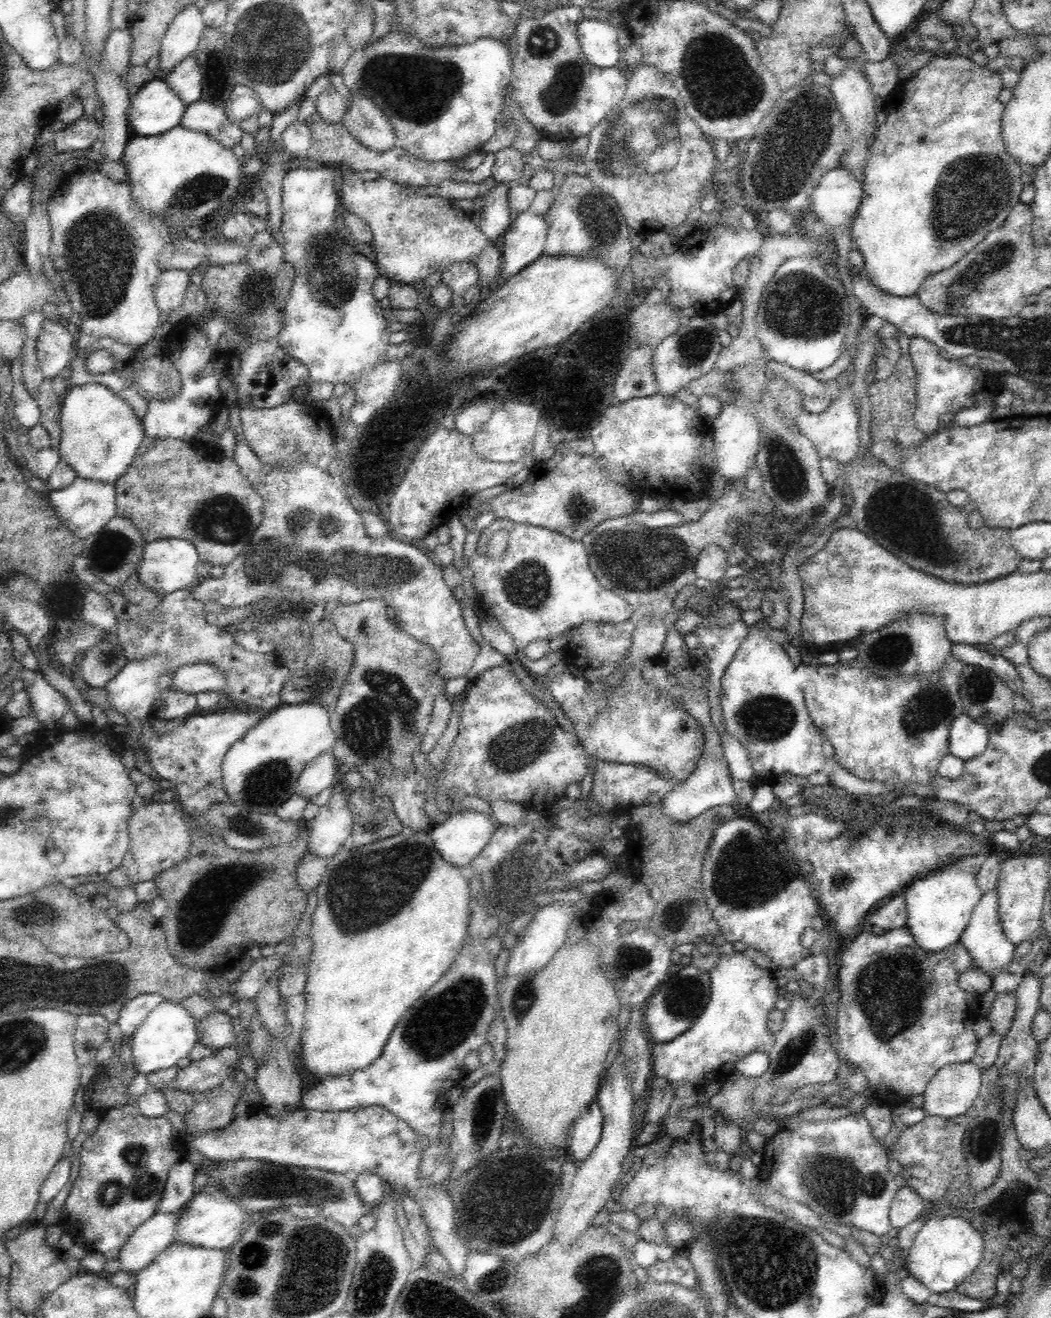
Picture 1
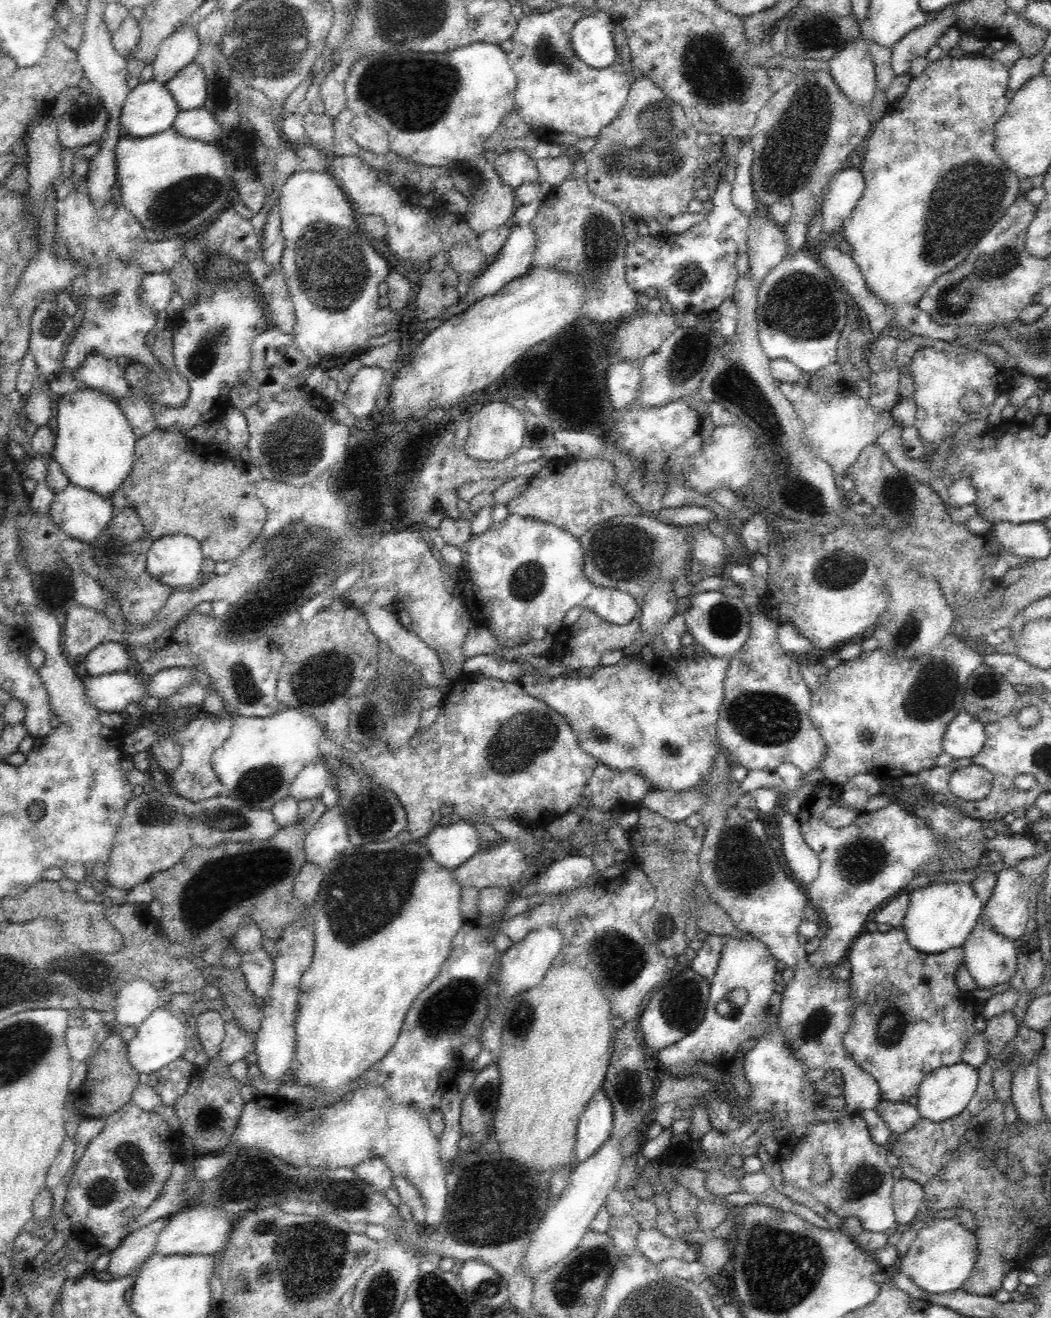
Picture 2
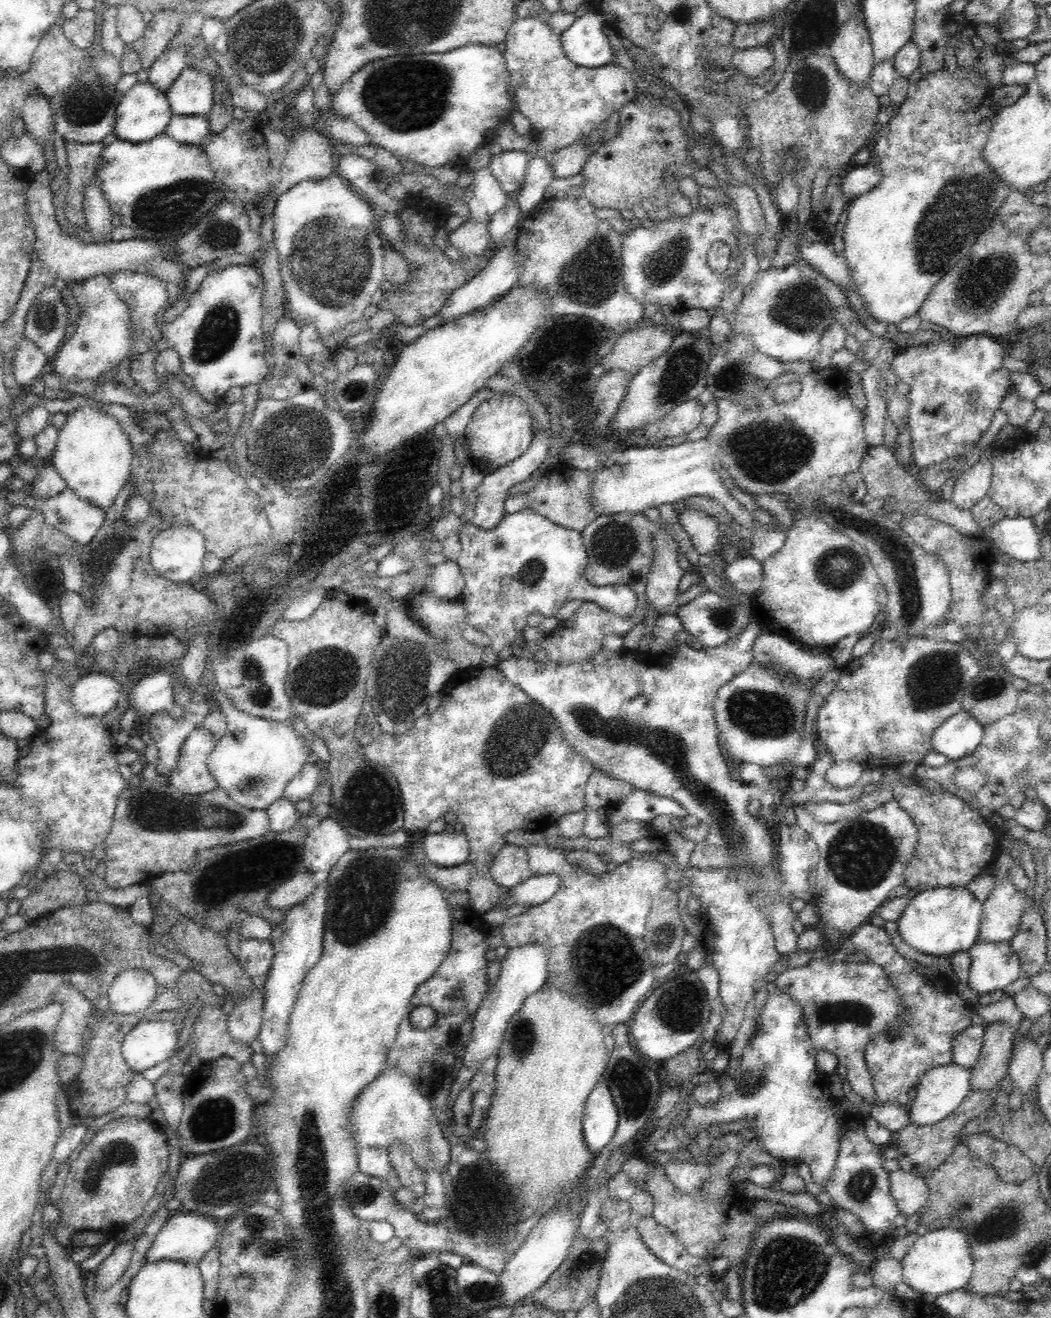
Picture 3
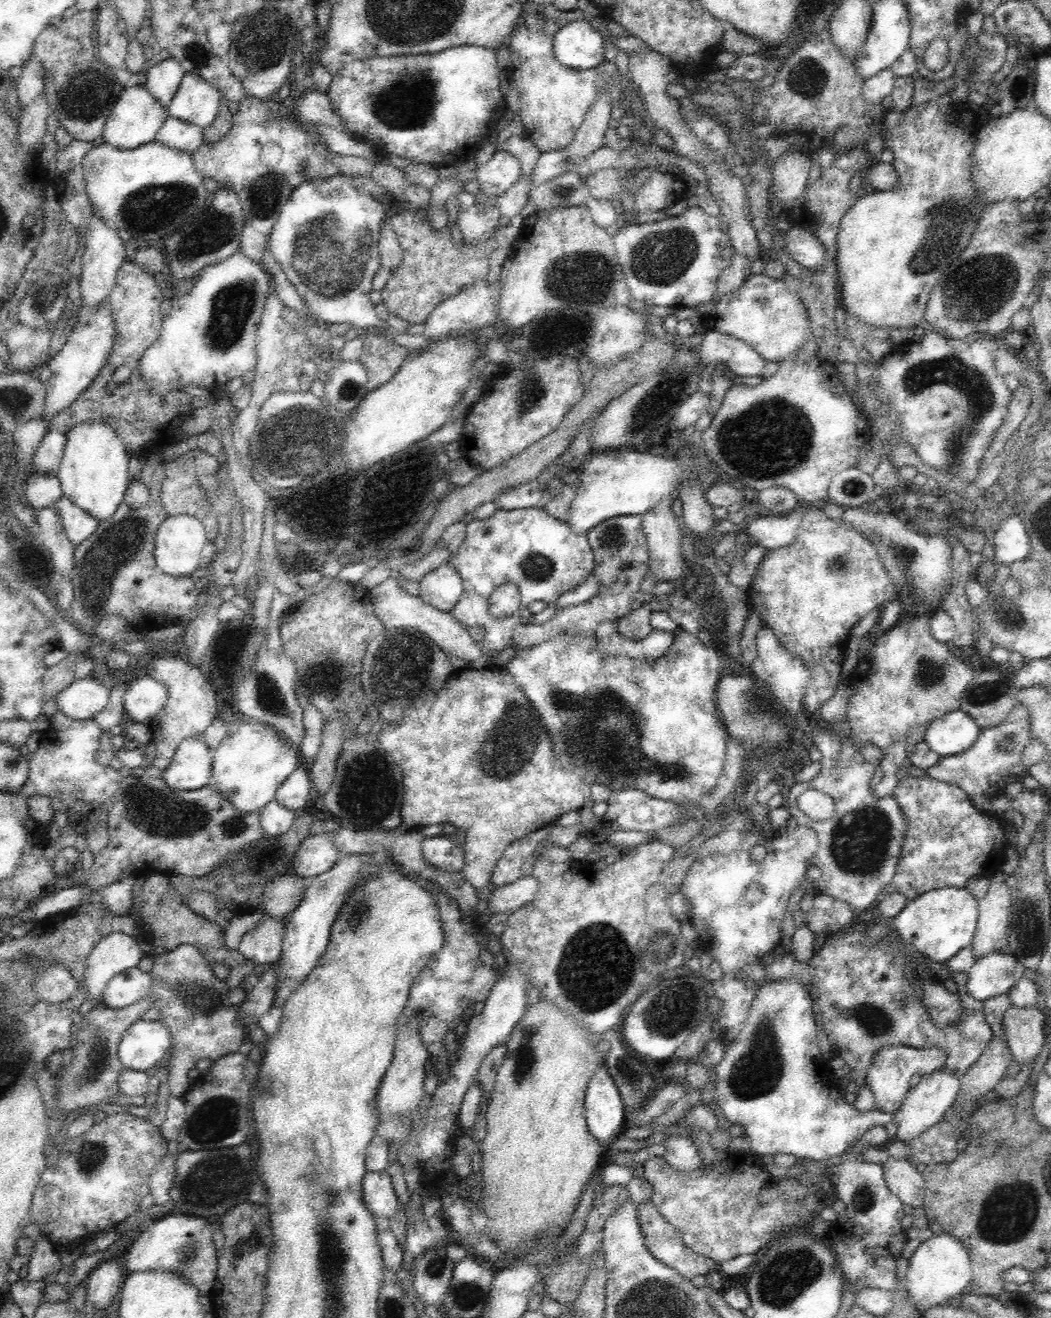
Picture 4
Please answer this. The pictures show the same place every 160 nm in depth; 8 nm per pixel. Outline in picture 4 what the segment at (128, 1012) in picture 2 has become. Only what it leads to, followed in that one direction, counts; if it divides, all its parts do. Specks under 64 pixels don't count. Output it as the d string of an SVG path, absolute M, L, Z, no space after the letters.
M128 968L113 976L105 987L102 1004L125 1008L146 997L151 988L150 975L140 968Z

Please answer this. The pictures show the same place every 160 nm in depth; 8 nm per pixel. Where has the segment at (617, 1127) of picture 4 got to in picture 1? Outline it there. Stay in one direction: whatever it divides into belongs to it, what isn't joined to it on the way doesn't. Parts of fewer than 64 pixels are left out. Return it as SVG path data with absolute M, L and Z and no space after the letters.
M597 1098L587 1106L586 1111L573 1122L571 1129L572 1140L566 1146L565 1154L570 1154L570 1158L586 1160L590 1152L596 1148L600 1142L603 1127L602 1111Z

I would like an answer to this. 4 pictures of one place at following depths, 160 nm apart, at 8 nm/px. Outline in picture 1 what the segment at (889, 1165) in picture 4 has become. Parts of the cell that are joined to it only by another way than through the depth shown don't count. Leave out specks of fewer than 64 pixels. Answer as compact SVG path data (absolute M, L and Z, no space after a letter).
M908 1185L902 1186L893 1198L889 1221L894 1228L904 1228L919 1218L926 1206L923 1198Z

